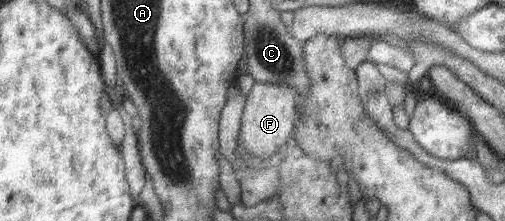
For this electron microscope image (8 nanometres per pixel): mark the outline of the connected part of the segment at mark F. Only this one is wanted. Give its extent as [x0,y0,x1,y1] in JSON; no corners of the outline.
[243,82,298,160]

